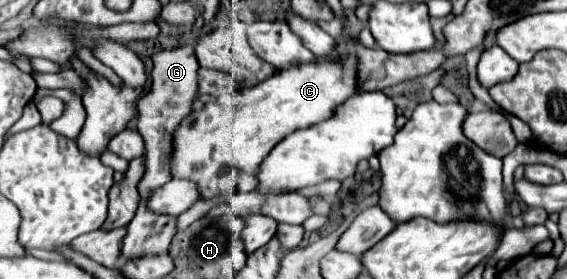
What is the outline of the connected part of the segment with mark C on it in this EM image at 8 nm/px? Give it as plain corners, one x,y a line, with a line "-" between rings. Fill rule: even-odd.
349,54
339,62
323,60
279,70
257,86
227,94
225,104
219,104
219,98
209,100
201,110
187,114
175,130
171,176
199,184
199,192
203,192
199,200
223,196
233,188
239,192
254,191
259,164
271,148
293,130
327,120
339,104
355,94
355,74
357,62

